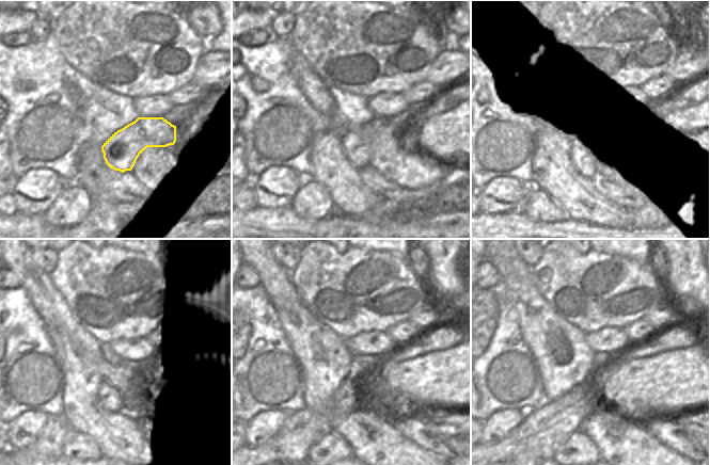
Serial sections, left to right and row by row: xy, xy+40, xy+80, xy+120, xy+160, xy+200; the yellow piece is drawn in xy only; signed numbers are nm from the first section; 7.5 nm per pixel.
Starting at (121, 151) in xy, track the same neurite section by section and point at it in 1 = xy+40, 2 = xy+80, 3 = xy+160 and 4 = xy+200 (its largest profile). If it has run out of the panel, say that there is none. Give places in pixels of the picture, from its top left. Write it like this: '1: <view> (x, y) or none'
1: xy+40 (356, 142)
2: xy+80 (587, 155)
3: xy+160 (301, 429)
4: xy+200 (542, 430)

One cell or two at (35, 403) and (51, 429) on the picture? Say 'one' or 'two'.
two

